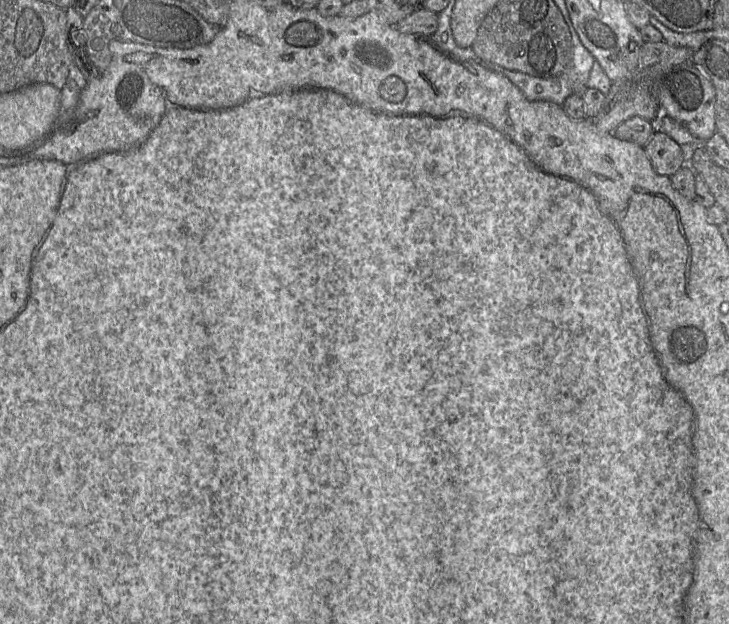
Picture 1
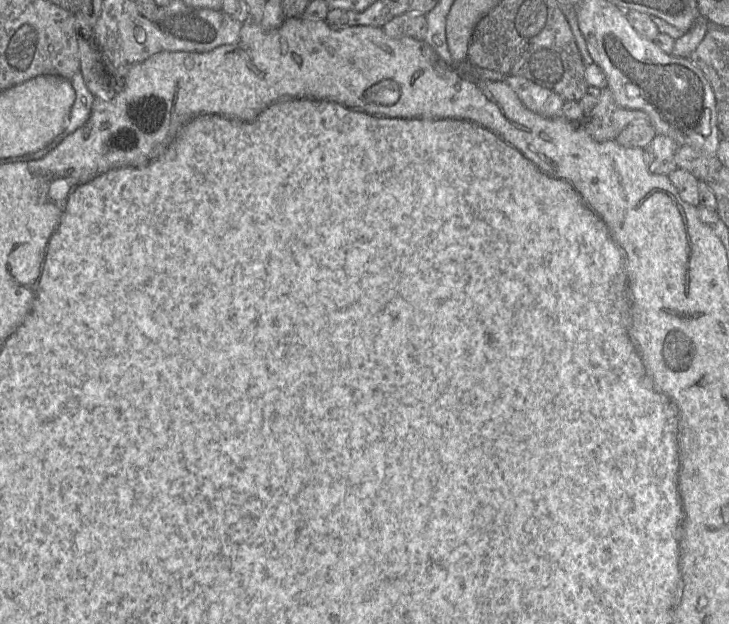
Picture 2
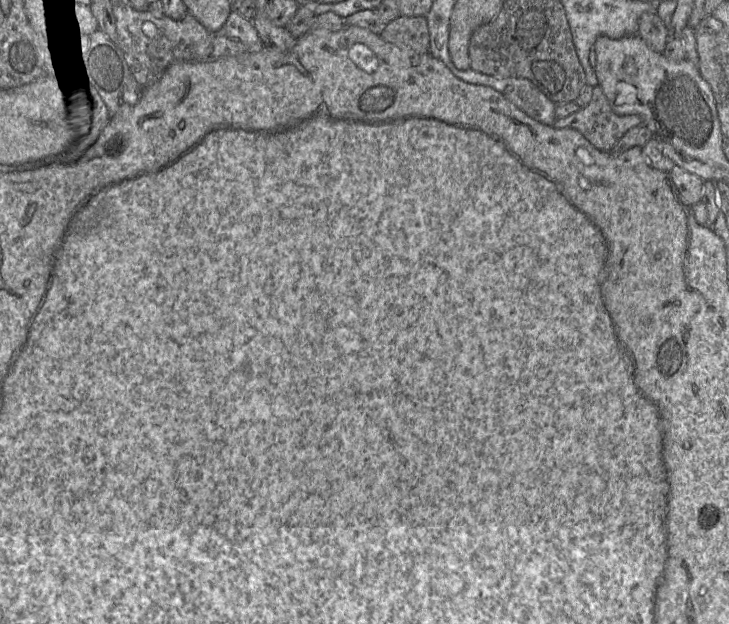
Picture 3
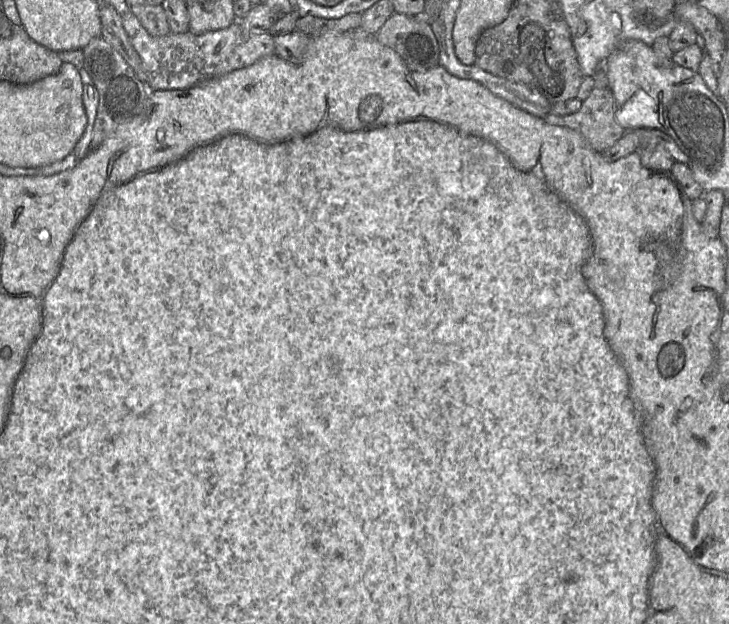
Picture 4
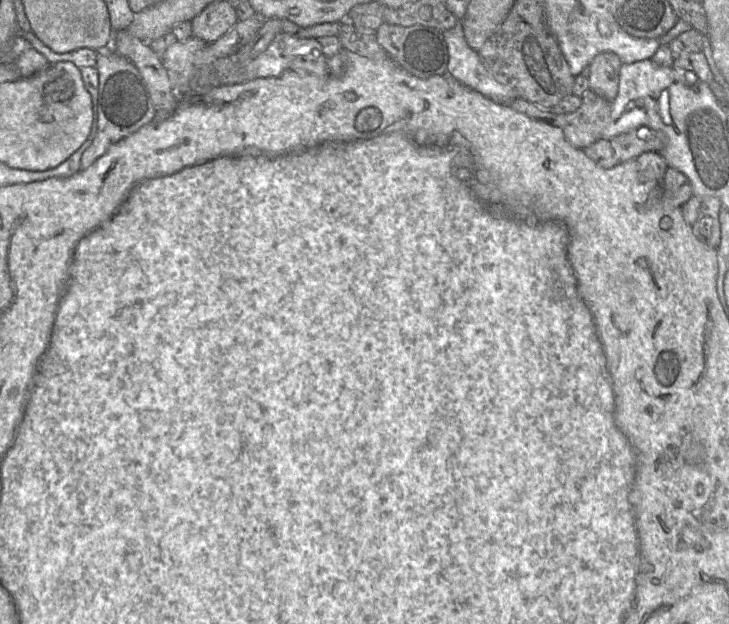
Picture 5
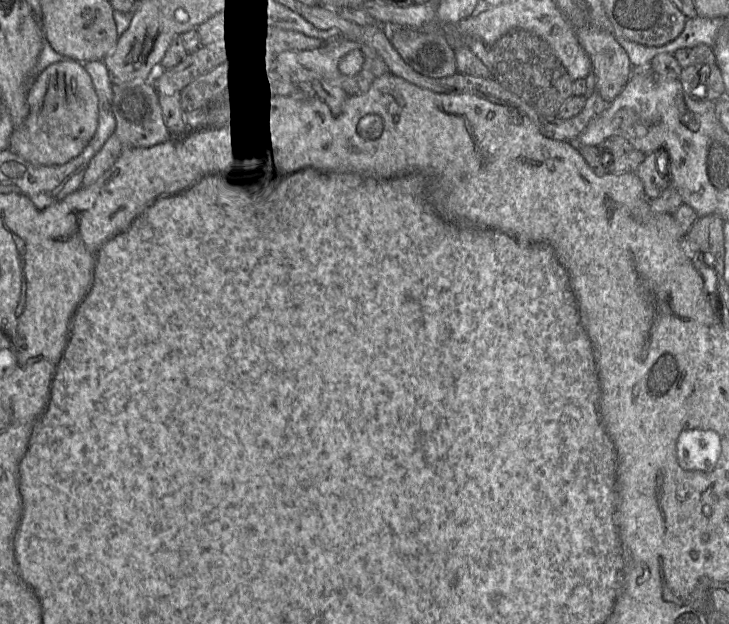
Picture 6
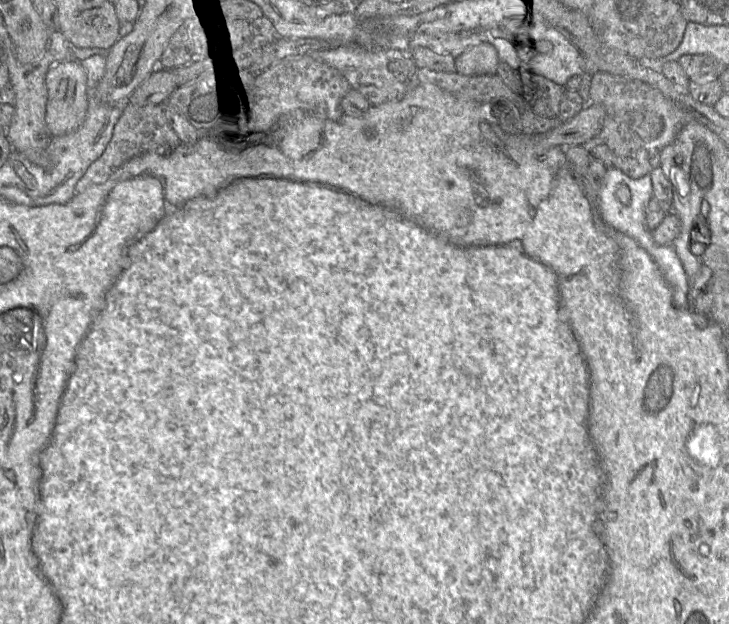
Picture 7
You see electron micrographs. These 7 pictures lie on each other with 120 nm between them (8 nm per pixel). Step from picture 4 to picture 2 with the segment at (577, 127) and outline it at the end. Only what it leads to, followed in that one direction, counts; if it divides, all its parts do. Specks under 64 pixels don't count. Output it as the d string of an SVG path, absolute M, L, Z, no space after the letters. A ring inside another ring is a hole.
M608 88L600 89L596 106L583 114L579 121L571 121L584 129L598 142L615 140L628 125L636 122L649 122L648 115L642 110L627 109L619 106Z

